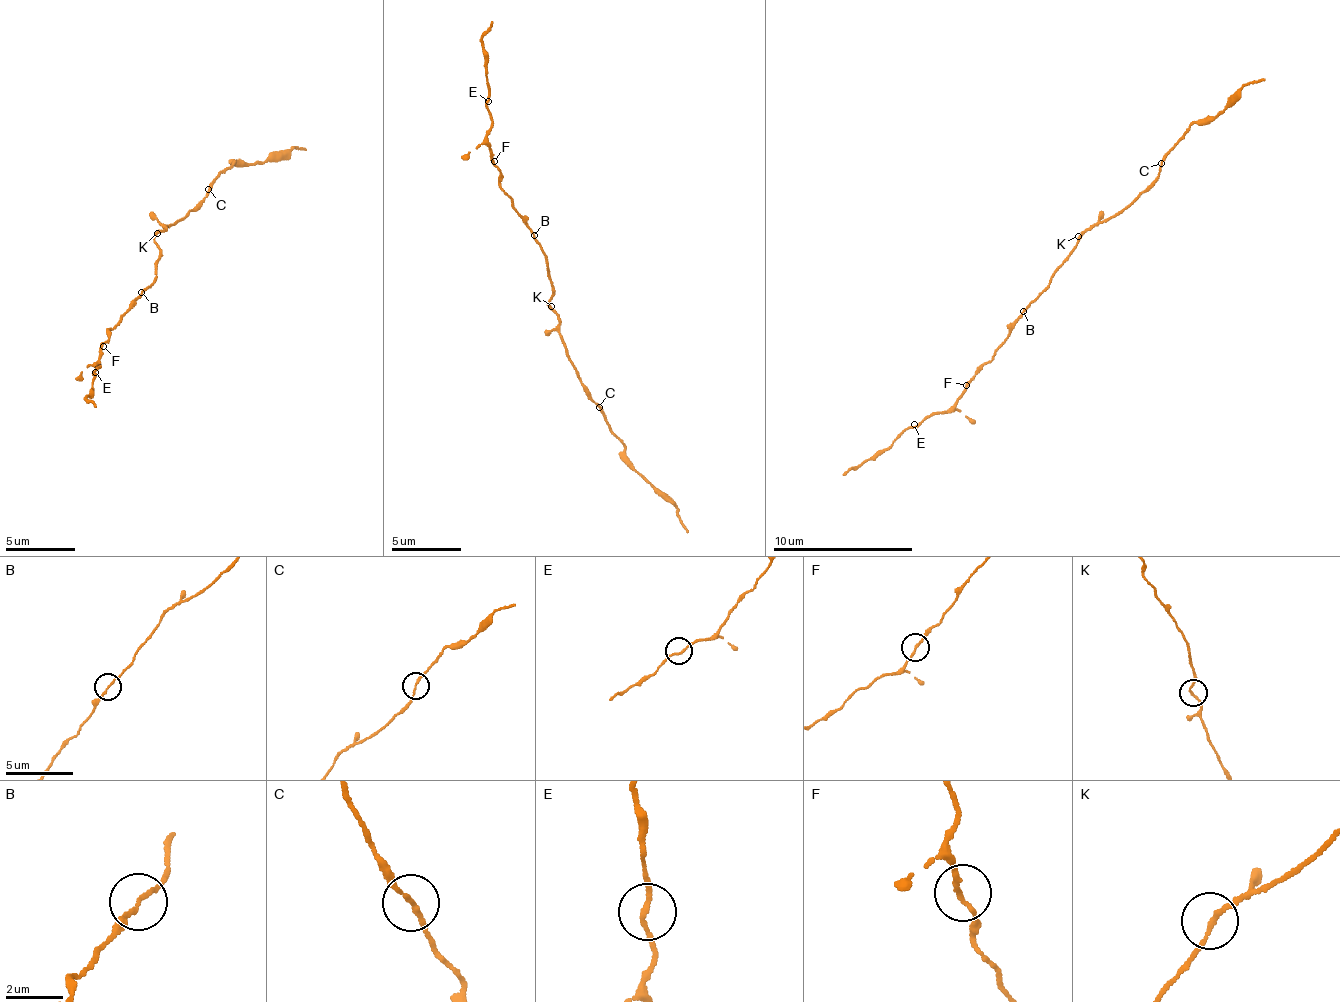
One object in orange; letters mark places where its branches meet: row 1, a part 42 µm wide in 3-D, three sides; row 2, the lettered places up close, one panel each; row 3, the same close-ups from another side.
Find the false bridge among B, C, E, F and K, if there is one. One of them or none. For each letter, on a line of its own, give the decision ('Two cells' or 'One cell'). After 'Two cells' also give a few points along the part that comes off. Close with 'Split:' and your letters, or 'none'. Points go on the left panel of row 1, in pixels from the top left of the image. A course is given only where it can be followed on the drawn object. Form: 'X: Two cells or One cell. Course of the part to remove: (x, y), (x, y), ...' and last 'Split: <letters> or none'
B: One cell
C: One cell
E: One cell
F: One cell
K: One cell
Split: none

